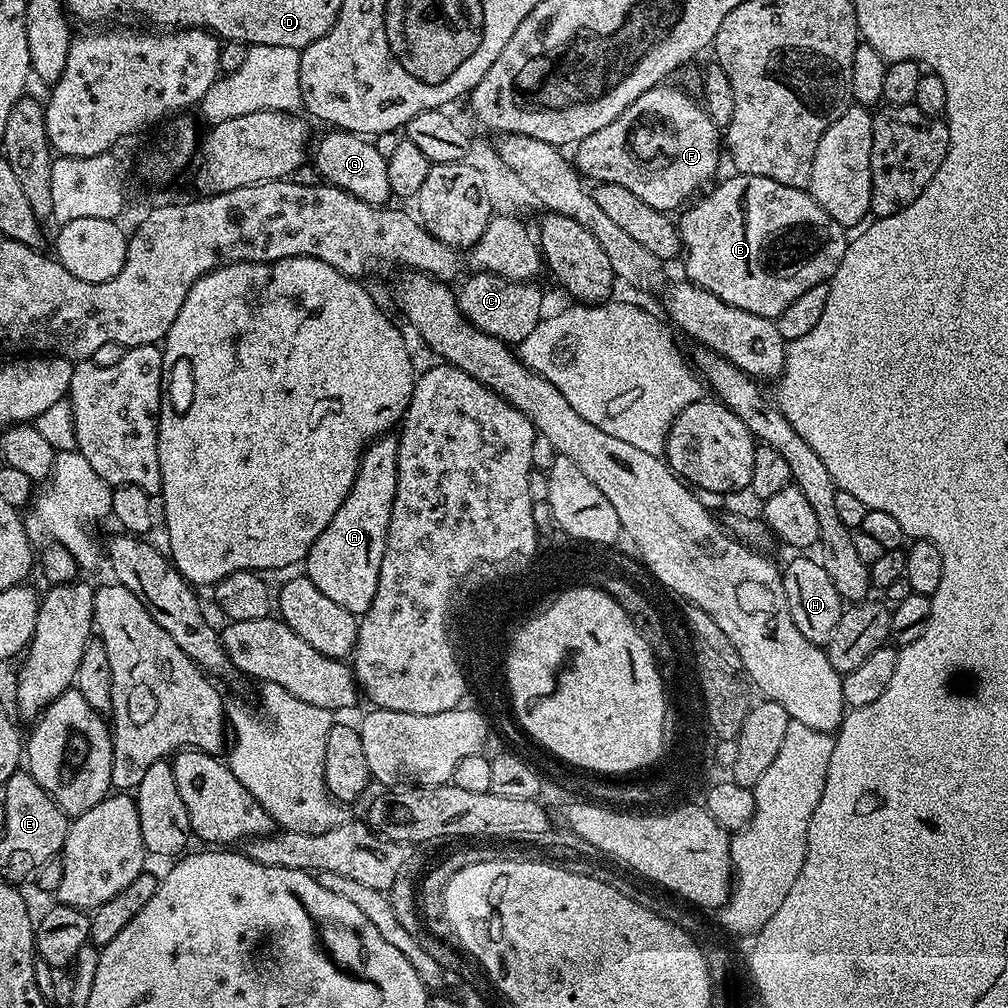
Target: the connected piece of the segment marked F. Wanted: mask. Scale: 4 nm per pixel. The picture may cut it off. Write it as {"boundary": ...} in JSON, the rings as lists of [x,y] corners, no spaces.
{"boundary":[[[663,84],[640,95],[614,122],[580,140],[575,152],[572,164],[581,177],[589,181],[592,179],[598,184],[622,185],[648,206],[672,212],[676,207],[679,209],[694,190],[715,174],[720,156],[722,160],[722,138],[720,130],[710,121],[709,115],[697,99],[695,101],[686,93],[670,87],[670,84]]]}

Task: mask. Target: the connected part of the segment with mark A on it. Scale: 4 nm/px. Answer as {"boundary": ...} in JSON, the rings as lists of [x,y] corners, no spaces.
{"boundary":[[[385,434],[372,441],[364,449],[364,455],[360,457],[360,469],[356,475],[354,486],[350,494],[346,494],[346,502],[338,506],[338,514],[330,518],[330,526],[318,534],[318,538],[308,547],[308,557],[302,561],[302,568],[337,606],[343,606],[350,610],[357,618],[364,615],[366,610],[370,610],[370,602],[374,602],[374,590],[378,590],[378,574],[382,566],[382,554],[386,546],[386,534],[390,526],[390,510],[394,506],[394,494],[398,486],[398,446],[397,437],[392,434]]]}

